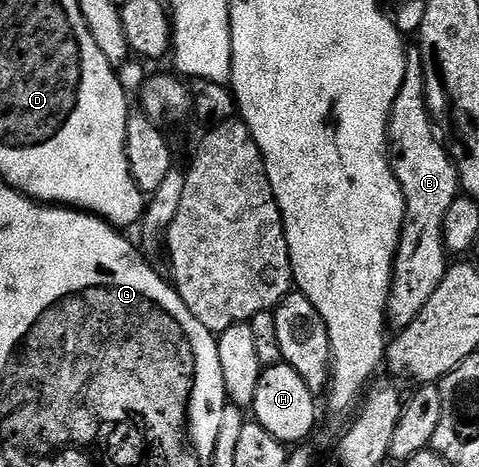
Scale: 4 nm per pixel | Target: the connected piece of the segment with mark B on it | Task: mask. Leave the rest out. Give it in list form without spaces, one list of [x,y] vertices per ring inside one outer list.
[[[409,50],[407,57],[404,80],[388,114],[388,163],[392,166],[404,198],[404,224],[392,262],[392,292],[388,294],[386,316],[387,322],[391,326],[393,323],[396,329],[408,327],[410,321],[422,313],[426,301],[430,301],[434,289],[442,285],[442,277],[446,277],[450,256],[444,249],[444,218],[450,205],[454,205],[461,194],[456,164],[452,162],[445,144],[438,138],[428,113],[420,52]]]

